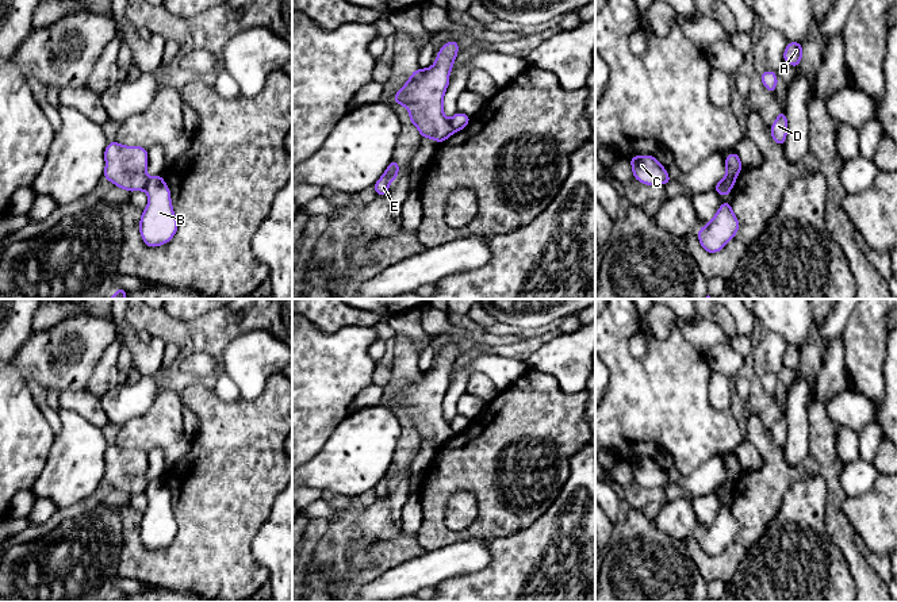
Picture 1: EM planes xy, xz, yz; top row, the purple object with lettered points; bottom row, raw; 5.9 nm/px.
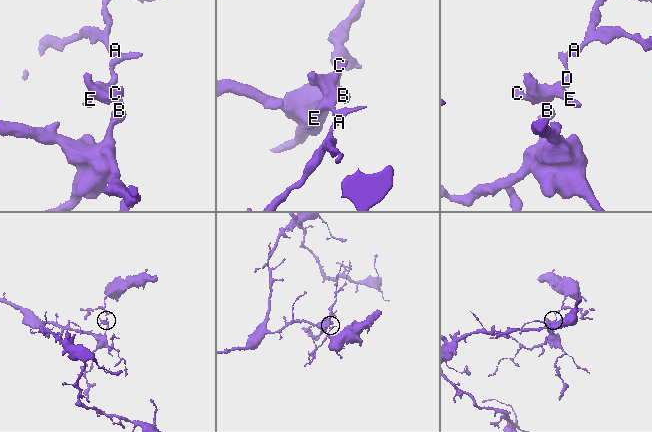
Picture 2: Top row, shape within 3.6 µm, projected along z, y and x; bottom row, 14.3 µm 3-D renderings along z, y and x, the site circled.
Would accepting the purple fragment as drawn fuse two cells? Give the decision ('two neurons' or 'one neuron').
two neurons

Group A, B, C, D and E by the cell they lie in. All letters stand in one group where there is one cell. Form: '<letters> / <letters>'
A C D E / B

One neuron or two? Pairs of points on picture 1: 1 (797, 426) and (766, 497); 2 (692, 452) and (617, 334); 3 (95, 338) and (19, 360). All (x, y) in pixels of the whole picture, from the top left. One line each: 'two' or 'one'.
1: two
2: one
3: one

